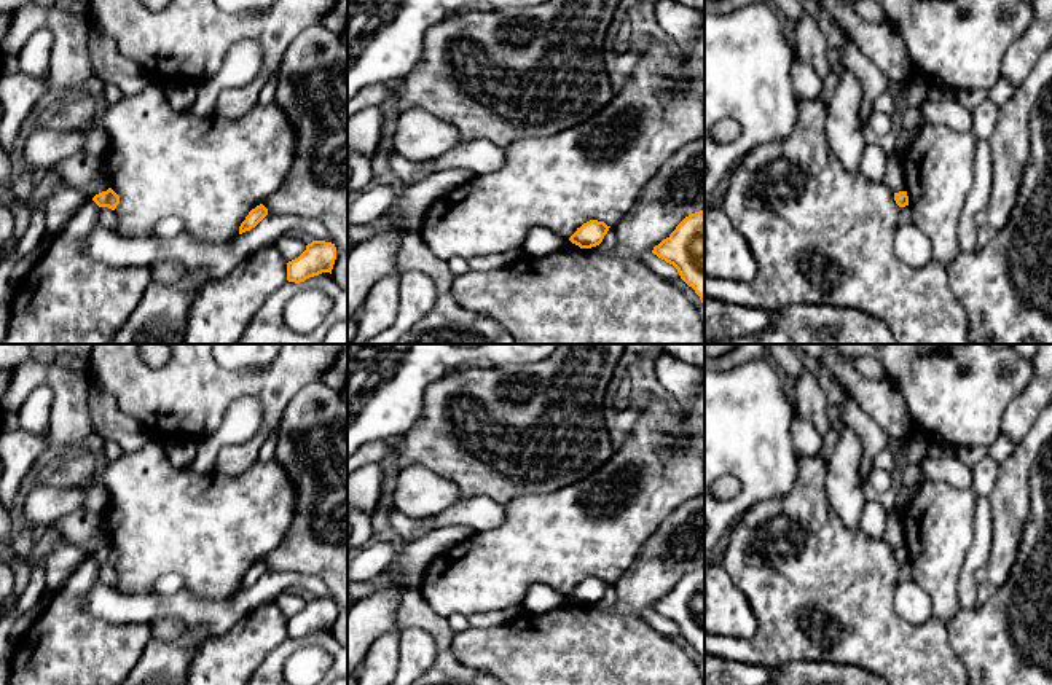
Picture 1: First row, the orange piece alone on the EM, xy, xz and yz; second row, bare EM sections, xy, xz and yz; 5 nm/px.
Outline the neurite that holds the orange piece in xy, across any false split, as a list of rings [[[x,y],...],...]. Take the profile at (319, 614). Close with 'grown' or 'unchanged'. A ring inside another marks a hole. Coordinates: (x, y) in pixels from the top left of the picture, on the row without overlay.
[[[312,597],[306,607],[295,616],[287,620],[287,637],[304,639],[322,629],[330,629],[336,616],[336,604],[332,599]]]; unchanged

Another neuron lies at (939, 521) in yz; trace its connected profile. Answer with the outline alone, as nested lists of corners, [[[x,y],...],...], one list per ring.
[[[920,465],[902,467],[901,483],[913,489],[902,511],[912,580],[929,596],[932,620],[948,626],[961,610],[958,585],[974,542],[977,495],[932,481]]]

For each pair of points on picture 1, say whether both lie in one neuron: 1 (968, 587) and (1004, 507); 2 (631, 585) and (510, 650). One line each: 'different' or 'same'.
1: different
2: same

